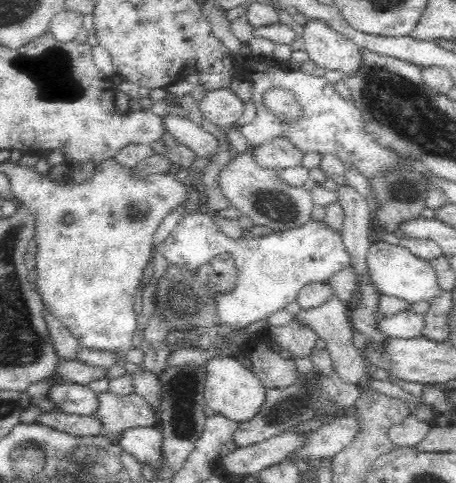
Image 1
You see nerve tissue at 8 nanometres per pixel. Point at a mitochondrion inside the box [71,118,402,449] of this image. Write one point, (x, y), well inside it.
(181, 390)

